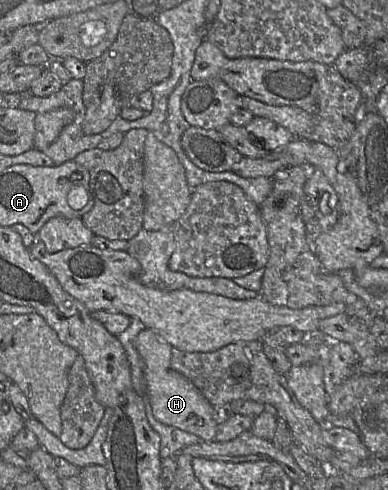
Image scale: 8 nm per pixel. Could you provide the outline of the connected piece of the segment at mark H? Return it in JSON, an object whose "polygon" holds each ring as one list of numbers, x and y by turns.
{"polygon":[[146,328,137,335,136,349,144,364,147,395,154,417,165,425,197,435,203,442,214,441,218,428,213,419,214,407,190,380,172,368,172,346]]}

